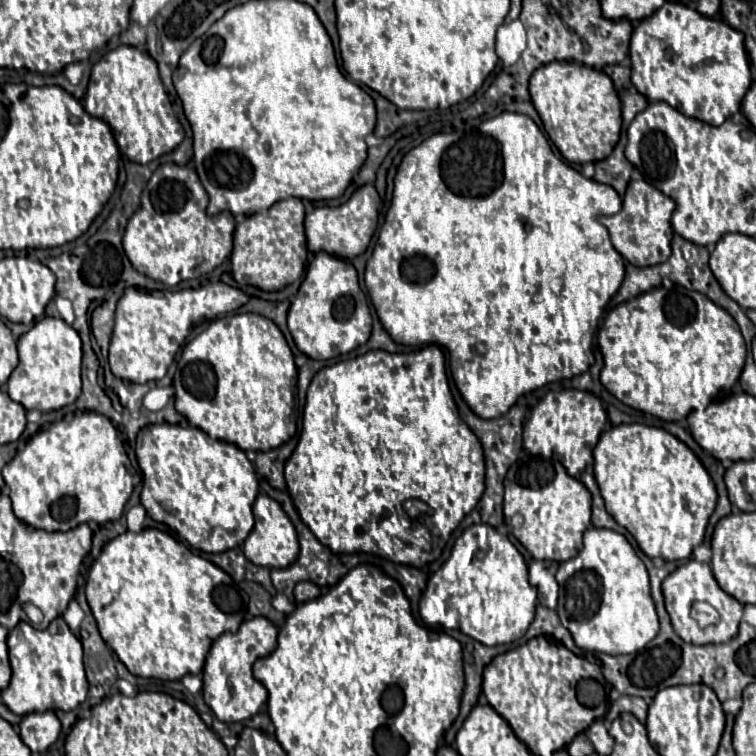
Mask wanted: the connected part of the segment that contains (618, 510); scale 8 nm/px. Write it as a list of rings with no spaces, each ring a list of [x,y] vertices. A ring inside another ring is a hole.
[[[620,424],[600,436],[600,442],[593,450],[593,458],[594,478],[608,514],[634,536],[640,550],[648,558],[684,560],[698,544],[702,544],[708,518],[716,508],[718,494],[702,462],[684,442],[662,428],[644,424]]]

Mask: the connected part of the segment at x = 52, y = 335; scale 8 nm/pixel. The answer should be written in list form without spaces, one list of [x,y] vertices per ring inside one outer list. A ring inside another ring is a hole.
[[[42,318],[18,338],[20,362],[8,378],[8,396],[26,410],[50,412],[72,404],[80,396],[82,342],[78,332],[62,318]]]

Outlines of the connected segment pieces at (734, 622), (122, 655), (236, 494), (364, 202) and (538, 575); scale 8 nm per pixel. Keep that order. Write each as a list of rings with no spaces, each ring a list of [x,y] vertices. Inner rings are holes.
[[[690,560],[682,566],[678,566],[664,582],[662,582],[662,594],[664,594],[664,606],[666,606],[666,612],[672,620],[672,628],[674,632],[684,640],[684,642],[690,642],[690,644],[722,644],[722,642],[728,642],[732,640],[736,634],[738,634],[738,624],[742,620],[742,614],[744,614],[744,606],[732,598],[730,594],[726,594],[714,574],[712,574],[712,568],[708,564],[702,564],[702,562],[696,562],[696,560]],[[696,600],[702,600],[702,602],[708,602],[710,606],[714,606],[720,614],[720,624],[716,626],[708,626],[708,628],[700,628],[696,620],[690,618],[690,606],[692,602]]]
[[[154,528],[140,534],[124,532],[104,546],[90,568],[86,600],[104,642],[114,650],[130,674],[142,678],[180,680],[186,674],[200,674],[210,644],[224,632],[236,632],[242,622],[242,602],[234,580],[216,564],[194,556],[170,534]]]
[[[152,424],[138,432],[136,458],[144,478],[140,500],[152,520],[166,524],[194,550],[202,552],[226,552],[246,540],[254,526],[252,504],[258,496],[258,478],[252,462],[240,448],[212,440],[206,432],[194,426]]]
[[[372,184],[358,188],[352,198],[336,208],[316,208],[306,214],[306,240],[310,252],[326,252],[336,258],[354,260],[368,248],[378,226],[378,192]]]
[[[534,560],[528,566],[528,582],[538,590],[538,602],[548,608],[556,608],[558,600],[558,582],[554,578],[558,570],[558,562],[550,560]]]

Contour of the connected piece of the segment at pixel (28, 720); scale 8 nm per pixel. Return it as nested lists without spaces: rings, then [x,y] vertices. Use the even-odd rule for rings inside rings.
[[[34,712],[22,718],[20,738],[32,752],[44,752],[60,736],[60,720],[54,712]]]

